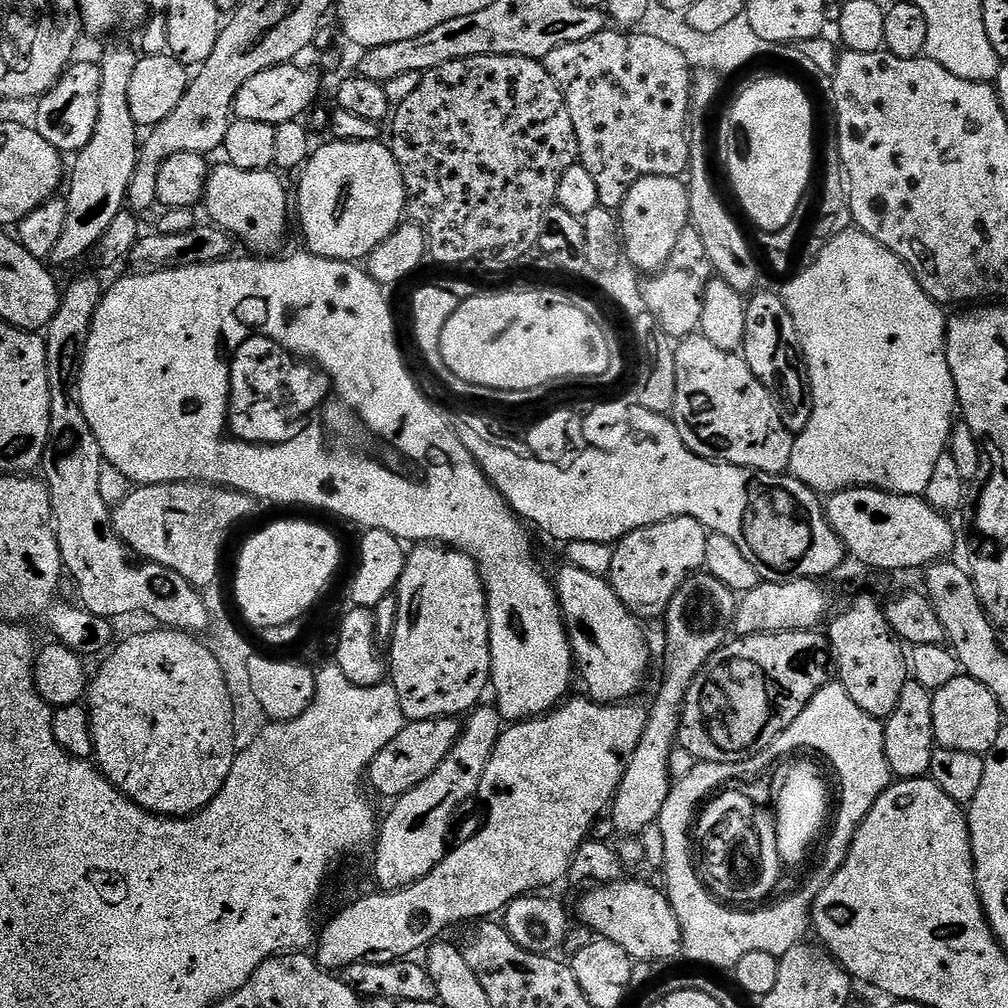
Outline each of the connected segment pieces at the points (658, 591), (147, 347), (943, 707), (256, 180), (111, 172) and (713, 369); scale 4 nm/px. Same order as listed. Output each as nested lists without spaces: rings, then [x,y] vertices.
[[[676,516],[649,528],[639,528],[613,547],[610,583],[625,607],[637,618],[663,617],[674,594],[704,565],[709,533],[697,519]]]
[[[303,254],[304,256],[288,256],[285,260],[280,258],[248,258],[252,260],[236,260],[237,258],[225,258],[222,260],[211,260],[208,264],[199,265],[198,270],[177,270],[175,268],[161,268],[159,270],[144,270],[140,276],[124,276],[113,288],[109,287],[100,300],[98,310],[94,314],[94,322],[90,326],[90,338],[86,342],[84,360],[80,363],[80,405],[82,414],[86,414],[86,422],[90,422],[90,430],[94,430],[94,438],[98,438],[98,446],[102,450],[105,461],[113,464],[122,475],[133,485],[143,486],[146,484],[187,484],[189,482],[199,482],[201,484],[218,484],[221,488],[233,488],[239,492],[245,492],[247,496],[255,498],[257,501],[269,500],[272,504],[305,504],[308,508],[321,508],[324,512],[333,512],[336,516],[341,516],[344,520],[353,520],[356,524],[361,524],[361,529],[386,530],[394,534],[401,542],[416,540],[412,542],[435,542],[441,546],[456,548],[460,552],[467,554],[475,562],[480,571],[480,581],[484,584],[484,593],[488,599],[488,621],[490,622],[490,658],[492,659],[492,679],[490,681],[491,691],[496,691],[495,707],[499,708],[501,717],[508,722],[519,722],[531,720],[533,716],[547,716],[553,708],[557,707],[569,695],[568,683],[574,678],[574,663],[572,648],[568,643],[568,632],[564,624],[564,616],[560,610],[559,599],[550,576],[540,569],[540,564],[536,561],[536,552],[532,549],[532,540],[528,537],[529,529],[525,521],[521,520],[512,507],[502,498],[502,494],[486,478],[486,474],[474,462],[470,450],[458,442],[455,427],[444,425],[444,416],[419,392],[412,388],[412,376],[408,373],[408,368],[404,365],[404,360],[396,356],[396,324],[392,321],[392,308],[388,305],[388,300],[384,297],[385,289],[377,284],[367,271],[360,266],[350,266],[347,260],[327,260],[321,256]]]
[[[961,674],[954,682],[946,682],[946,686],[935,689],[932,700],[933,738],[939,747],[981,754],[992,749],[1002,727],[1002,717],[994,694],[990,694],[982,682]]]
[[[221,162],[217,168],[215,165],[208,174],[202,201],[203,207],[208,207],[207,219],[239,243],[241,240],[252,254],[279,253],[276,251],[283,246],[288,232],[290,192],[275,174],[272,170],[242,170],[227,162]]]
[[[108,44],[98,57],[101,86],[98,90],[97,125],[90,142],[75,153],[76,165],[70,168],[70,179],[66,184],[66,226],[62,226],[62,235],[51,254],[53,265],[72,264],[87,252],[91,253],[100,243],[102,234],[106,234],[110,222],[125,211],[138,151],[138,129],[134,118],[130,118],[130,77],[134,74],[137,59],[137,49],[135,52],[128,44]]]
[[[693,334],[683,337],[675,345],[673,360],[676,389],[670,418],[690,451],[704,460],[753,468],[755,472],[788,472],[794,434],[786,430],[786,426],[782,426],[774,398],[768,393],[766,386],[762,386],[762,382],[754,378],[754,370],[750,370],[743,355],[718,350],[718,346],[712,345],[705,336]]]

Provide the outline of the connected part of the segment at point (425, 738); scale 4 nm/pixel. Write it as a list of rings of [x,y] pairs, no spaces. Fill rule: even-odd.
[[[443,716],[429,720],[414,720],[405,723],[403,730],[390,742],[390,746],[382,746],[382,750],[374,758],[374,762],[366,773],[367,783],[371,791],[380,796],[395,798],[414,790],[418,782],[430,778],[438,766],[454,750],[454,742],[458,742],[462,731],[462,724],[457,717]],[[373,788],[373,789],[372,789]]]

